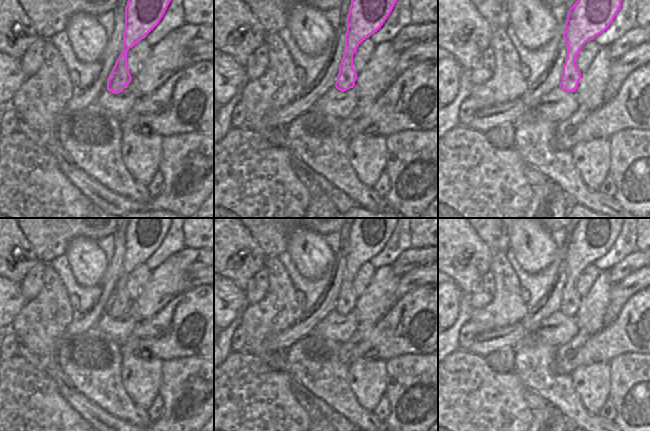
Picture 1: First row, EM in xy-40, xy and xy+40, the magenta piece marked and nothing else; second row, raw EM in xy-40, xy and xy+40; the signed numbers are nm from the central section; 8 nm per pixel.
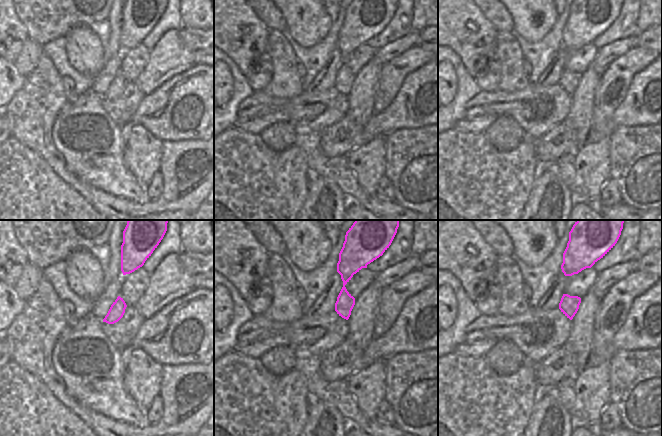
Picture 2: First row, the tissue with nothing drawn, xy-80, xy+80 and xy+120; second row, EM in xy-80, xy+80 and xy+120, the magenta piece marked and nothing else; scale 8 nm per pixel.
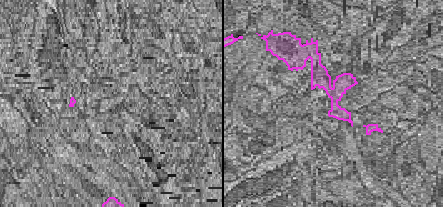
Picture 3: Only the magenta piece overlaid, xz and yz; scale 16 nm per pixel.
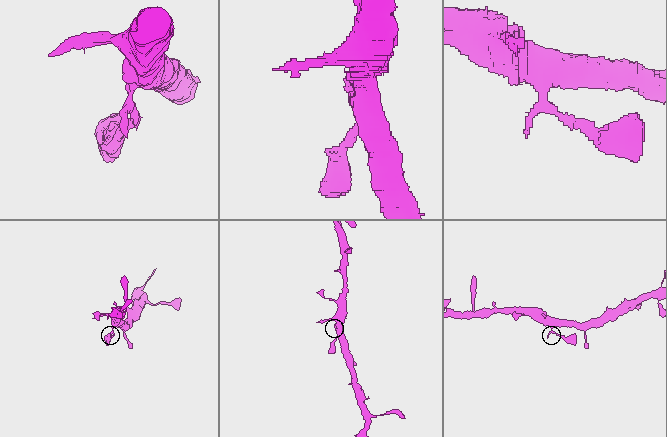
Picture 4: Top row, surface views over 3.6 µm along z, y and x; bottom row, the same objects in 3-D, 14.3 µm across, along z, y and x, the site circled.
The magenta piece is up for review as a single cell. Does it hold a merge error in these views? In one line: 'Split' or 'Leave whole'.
Leave whole.

